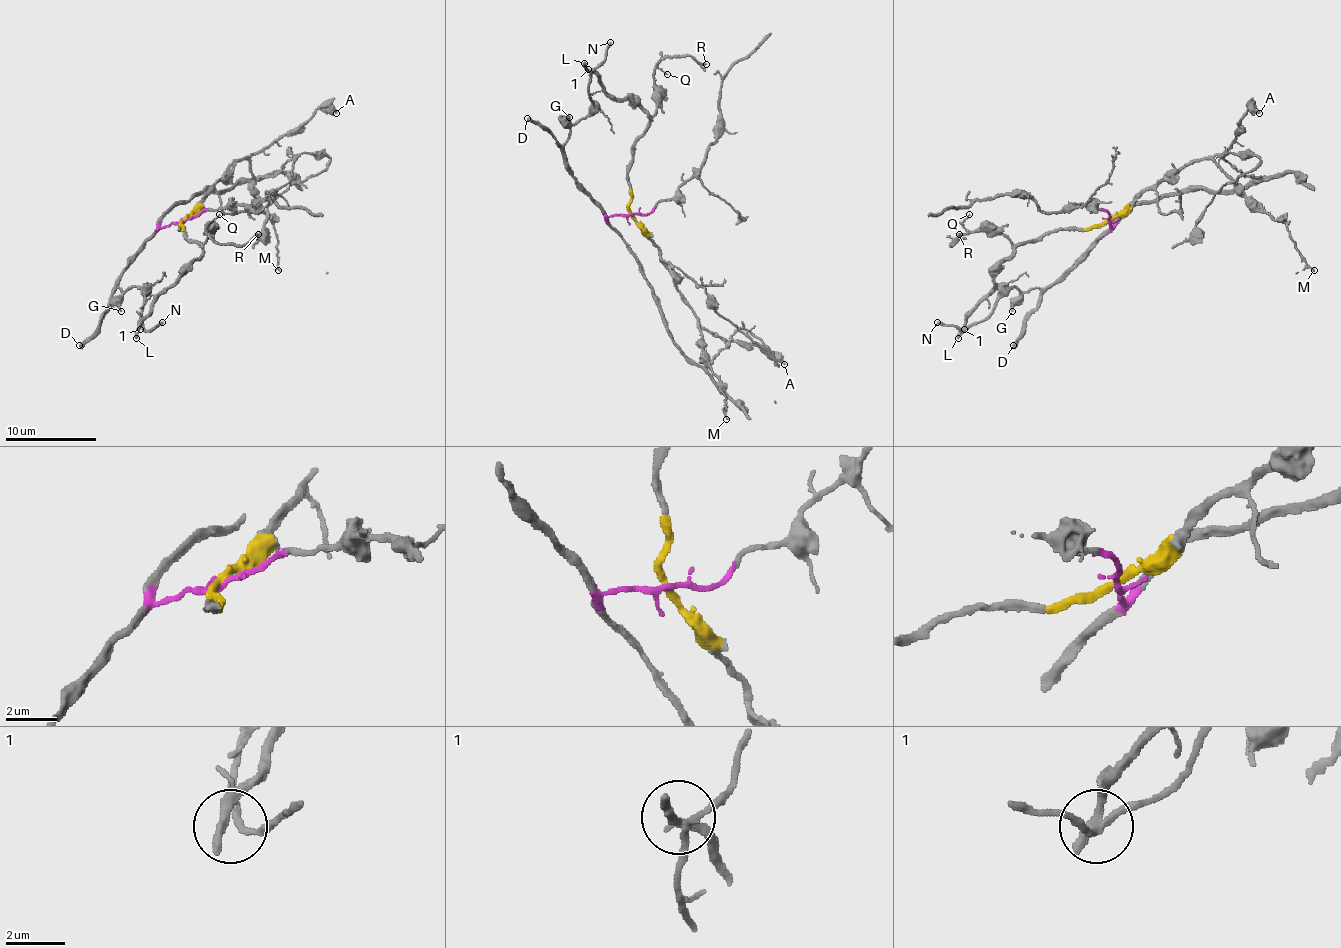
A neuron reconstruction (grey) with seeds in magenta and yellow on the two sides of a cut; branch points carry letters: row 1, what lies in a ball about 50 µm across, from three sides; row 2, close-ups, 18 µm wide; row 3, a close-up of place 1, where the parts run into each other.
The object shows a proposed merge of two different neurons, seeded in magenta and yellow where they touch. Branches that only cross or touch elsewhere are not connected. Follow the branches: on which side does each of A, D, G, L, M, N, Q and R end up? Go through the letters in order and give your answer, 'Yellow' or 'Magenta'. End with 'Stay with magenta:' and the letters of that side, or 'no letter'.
A: Yellow
D: Magenta
G: Magenta
L: Yellow
M: Yellow
N: Magenta
Q: Yellow
R: Yellow
Stay with magenta: D, G, N

